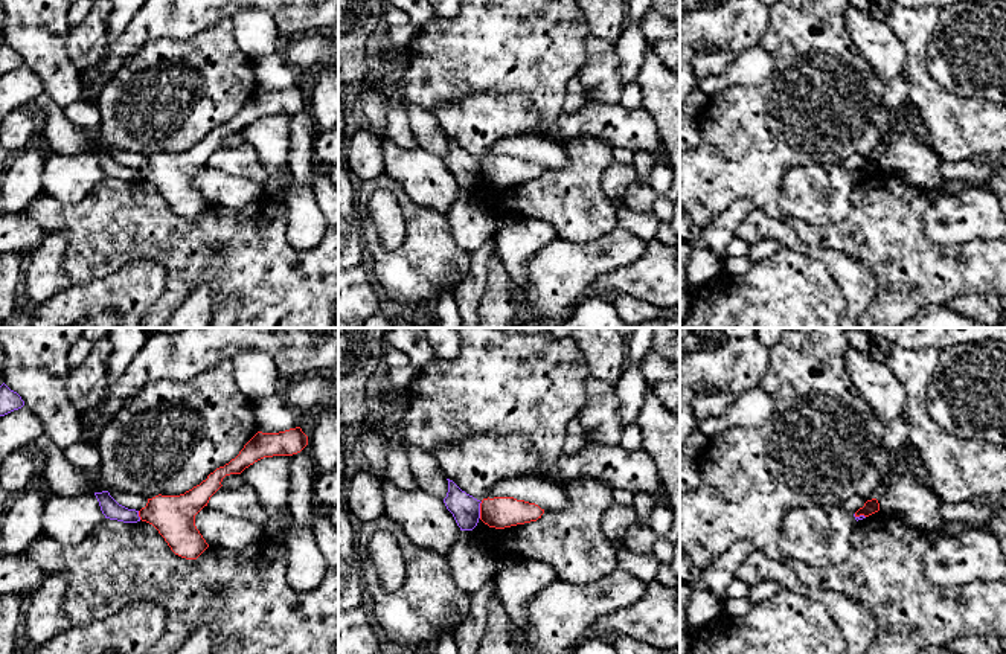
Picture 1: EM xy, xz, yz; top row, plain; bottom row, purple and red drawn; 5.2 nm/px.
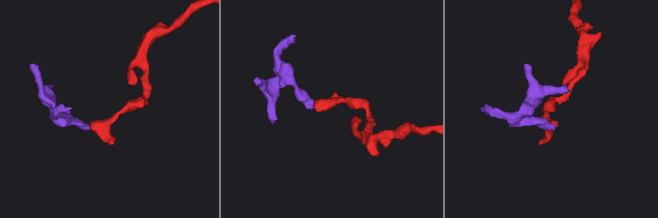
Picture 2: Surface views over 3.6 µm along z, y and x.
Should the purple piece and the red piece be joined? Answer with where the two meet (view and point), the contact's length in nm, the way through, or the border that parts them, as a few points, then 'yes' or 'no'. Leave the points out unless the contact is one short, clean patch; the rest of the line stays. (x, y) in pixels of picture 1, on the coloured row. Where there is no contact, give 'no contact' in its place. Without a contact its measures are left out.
contact xz (479, 509); length 90 nm; way xz (465, 509), (479, 509), (499, 512); yes

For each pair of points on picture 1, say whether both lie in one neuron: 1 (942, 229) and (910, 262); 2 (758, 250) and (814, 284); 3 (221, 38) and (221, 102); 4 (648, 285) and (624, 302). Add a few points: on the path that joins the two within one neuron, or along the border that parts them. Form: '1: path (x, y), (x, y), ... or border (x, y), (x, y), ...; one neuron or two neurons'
1: border (924, 209), (924, 232), (932, 240), (968, 240); two neurons
2: border (781, 246), (768, 256), (753, 262); two neurons
3: path (221, 54), (221, 87); one neuron
4: border (619, 293), (643, 298), (663, 308); two neurons

